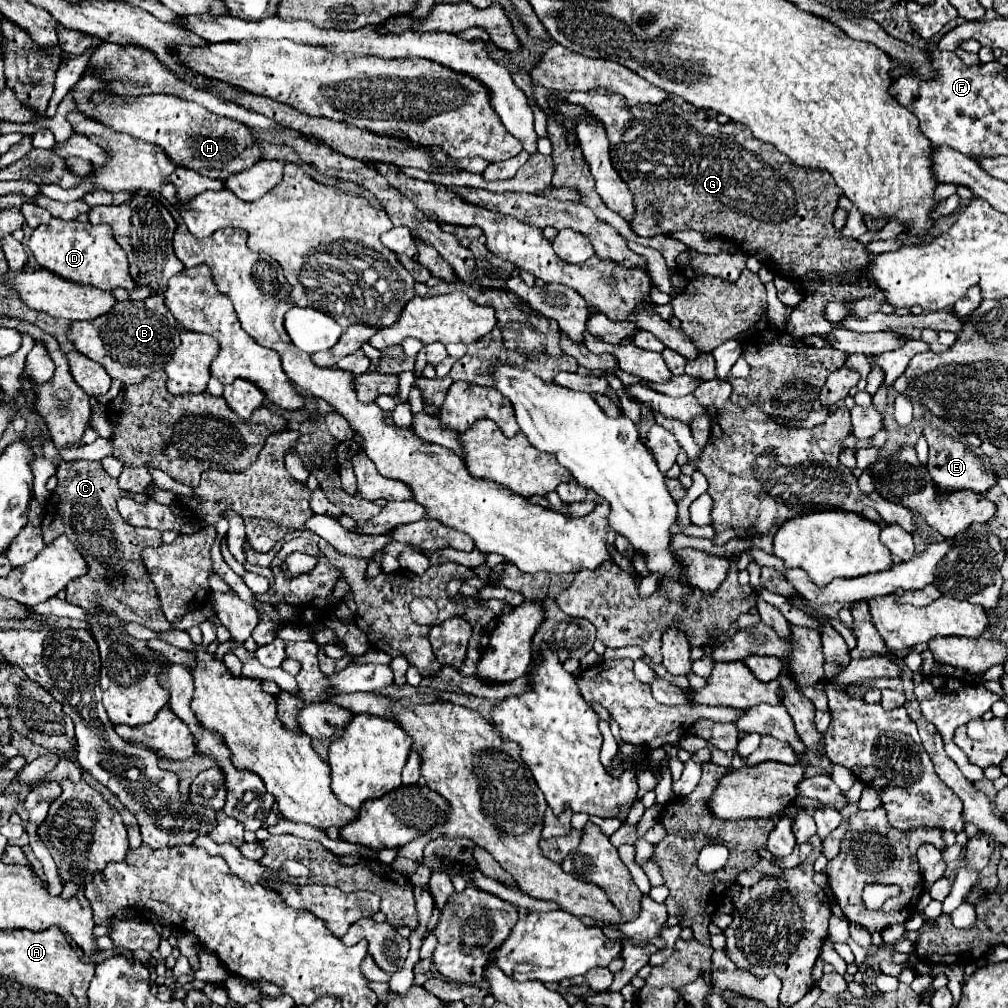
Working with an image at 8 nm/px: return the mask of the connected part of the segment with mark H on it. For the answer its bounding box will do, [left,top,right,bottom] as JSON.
[73,77,259,179]

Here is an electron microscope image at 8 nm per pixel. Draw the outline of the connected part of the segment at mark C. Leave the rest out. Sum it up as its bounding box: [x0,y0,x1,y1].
[41,461,171,631]

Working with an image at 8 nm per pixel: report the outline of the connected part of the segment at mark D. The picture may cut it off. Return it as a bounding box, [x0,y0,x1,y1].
[27,219,137,291]

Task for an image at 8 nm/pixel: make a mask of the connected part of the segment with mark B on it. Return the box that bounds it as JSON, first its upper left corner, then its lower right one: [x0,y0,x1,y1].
[67,301,179,383]

